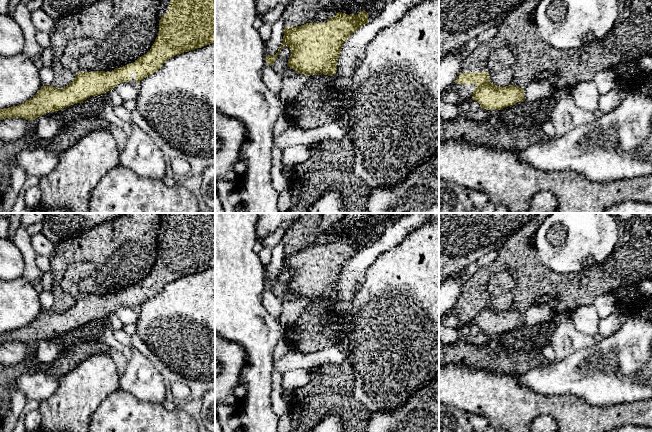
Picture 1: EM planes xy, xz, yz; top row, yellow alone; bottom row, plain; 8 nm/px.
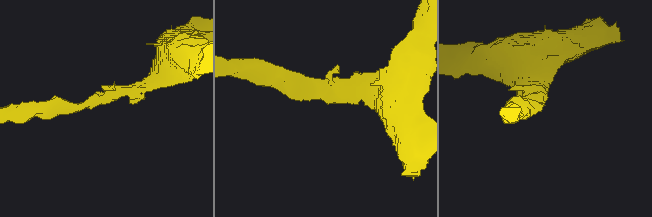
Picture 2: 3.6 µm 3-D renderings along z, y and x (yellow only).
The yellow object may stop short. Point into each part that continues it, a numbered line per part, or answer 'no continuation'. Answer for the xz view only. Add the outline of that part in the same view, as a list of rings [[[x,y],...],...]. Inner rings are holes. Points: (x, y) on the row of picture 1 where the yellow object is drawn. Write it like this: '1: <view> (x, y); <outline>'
no continuation

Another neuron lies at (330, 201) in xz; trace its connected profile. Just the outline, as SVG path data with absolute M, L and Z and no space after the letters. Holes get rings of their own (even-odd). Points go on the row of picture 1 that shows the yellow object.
M326 189L306 213L346 213L340 194L335 189Z

